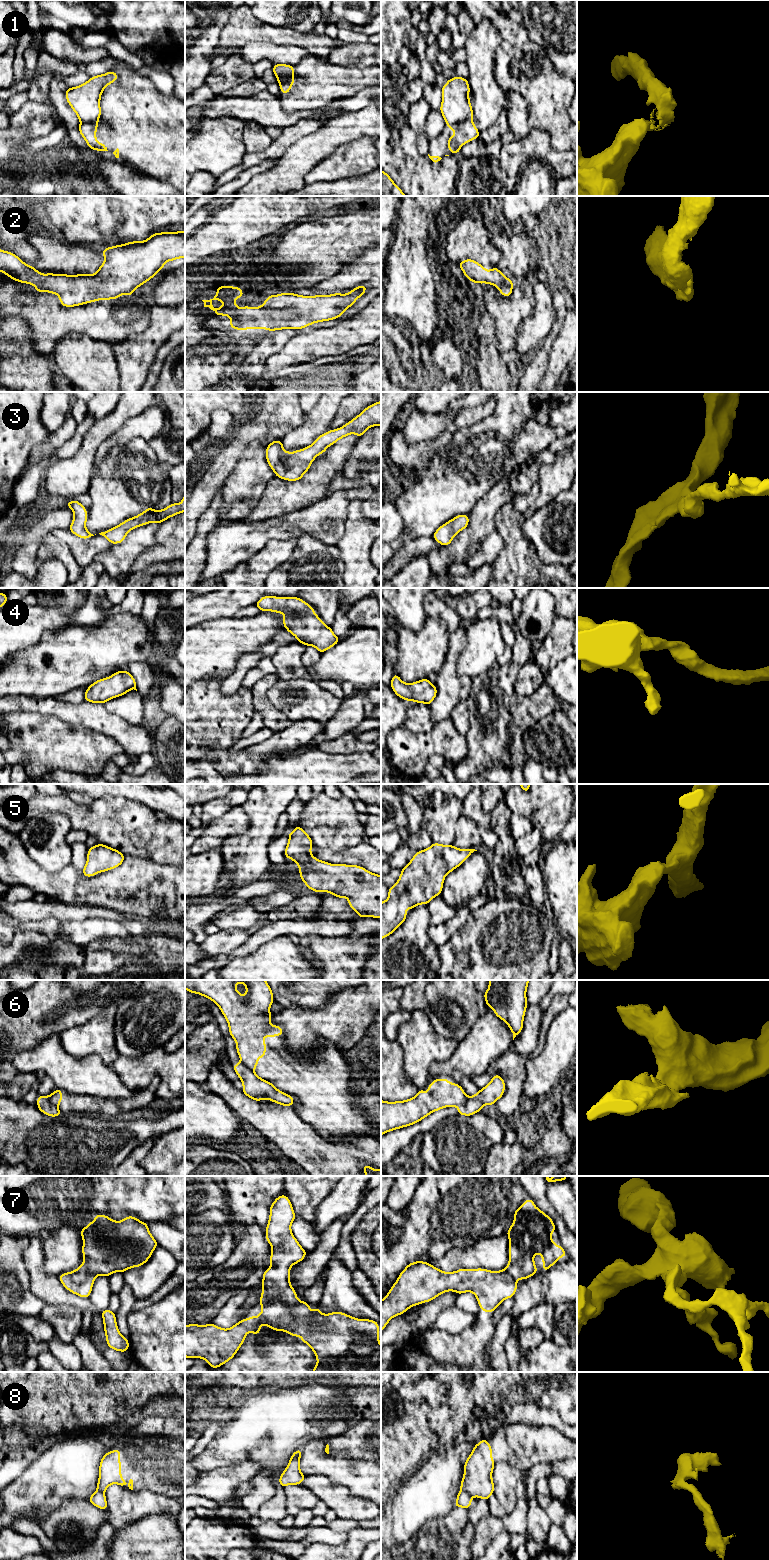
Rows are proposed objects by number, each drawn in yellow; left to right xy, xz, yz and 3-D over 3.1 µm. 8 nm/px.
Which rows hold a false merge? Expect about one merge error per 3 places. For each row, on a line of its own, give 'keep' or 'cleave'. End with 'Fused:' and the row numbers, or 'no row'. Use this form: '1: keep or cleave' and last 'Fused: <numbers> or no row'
1: cleave
2: keep
3: keep
4: keep
5: keep
6: cleave
7: keep
8: cleave
Fused: 1, 6, 8

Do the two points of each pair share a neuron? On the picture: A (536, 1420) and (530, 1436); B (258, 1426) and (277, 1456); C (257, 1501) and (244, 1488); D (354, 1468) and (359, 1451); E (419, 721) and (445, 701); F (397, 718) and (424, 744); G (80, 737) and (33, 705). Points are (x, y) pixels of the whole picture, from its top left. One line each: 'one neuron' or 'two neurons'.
A: two neurons
B: one neuron
C: two neurons
D: two neurons
E: two neurons
F: two neurons
G: two neurons

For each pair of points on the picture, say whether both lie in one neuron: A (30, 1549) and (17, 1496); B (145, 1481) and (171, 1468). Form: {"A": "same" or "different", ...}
{"A": "different", "B": "same"}

